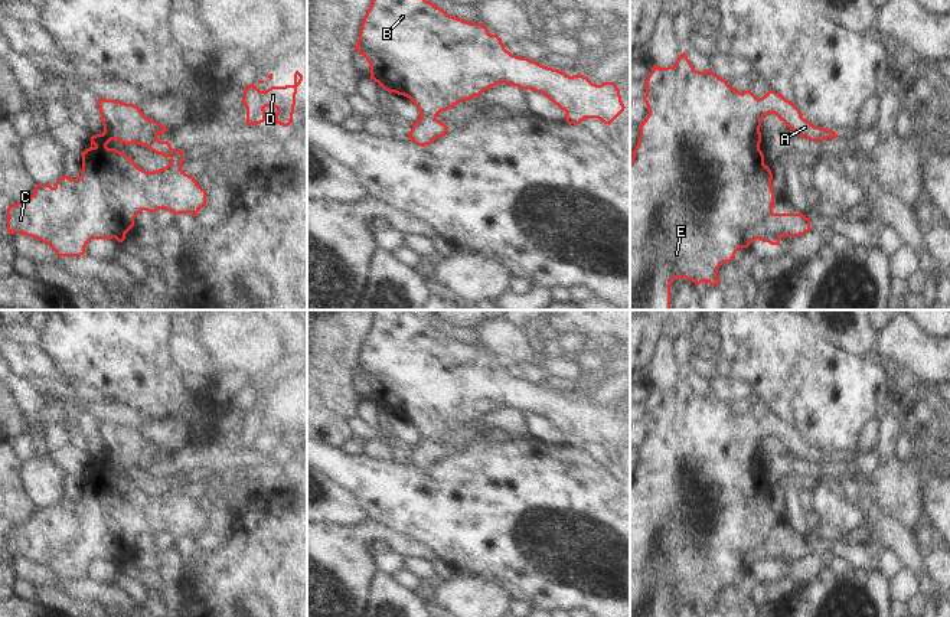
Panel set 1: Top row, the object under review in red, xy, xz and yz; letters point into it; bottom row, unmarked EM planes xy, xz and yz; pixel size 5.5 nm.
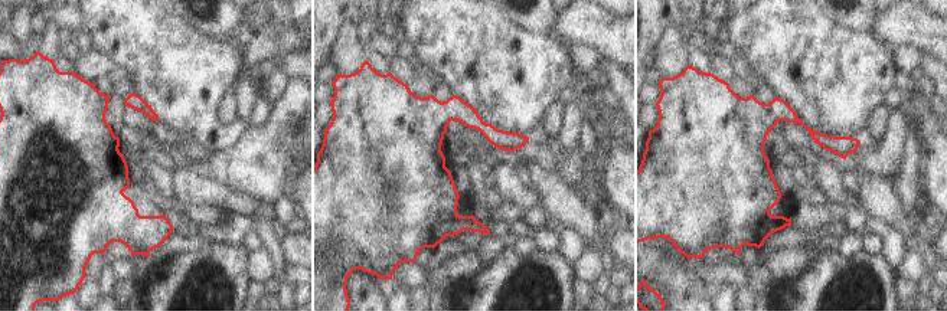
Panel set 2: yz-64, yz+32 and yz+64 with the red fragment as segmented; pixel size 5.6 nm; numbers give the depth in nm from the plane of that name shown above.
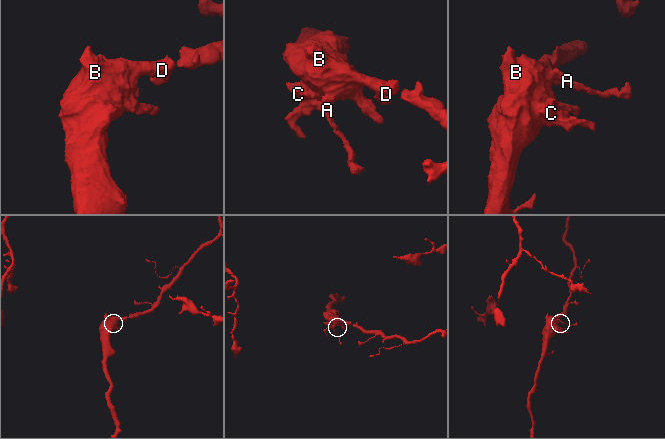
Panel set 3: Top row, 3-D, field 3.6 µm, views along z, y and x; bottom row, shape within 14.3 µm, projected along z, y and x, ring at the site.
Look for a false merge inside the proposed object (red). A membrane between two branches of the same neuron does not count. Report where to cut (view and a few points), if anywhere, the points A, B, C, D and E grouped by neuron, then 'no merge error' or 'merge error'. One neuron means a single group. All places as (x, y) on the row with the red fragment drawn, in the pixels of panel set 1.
no cut | A B C D E | no merge error

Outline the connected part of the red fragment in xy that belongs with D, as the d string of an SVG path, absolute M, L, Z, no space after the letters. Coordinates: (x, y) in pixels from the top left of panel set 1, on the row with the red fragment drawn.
M296 71L294 84L285 86L271 86L259 91L254 82L244 89L242 102L247 108L247 124L255 125L267 121L265 107L277 110L275 124L287 127L293 123L297 86L301 84L303 75Z

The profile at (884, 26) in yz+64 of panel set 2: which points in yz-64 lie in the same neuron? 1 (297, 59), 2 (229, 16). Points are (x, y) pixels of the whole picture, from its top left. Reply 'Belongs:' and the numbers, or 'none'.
Belongs: none

